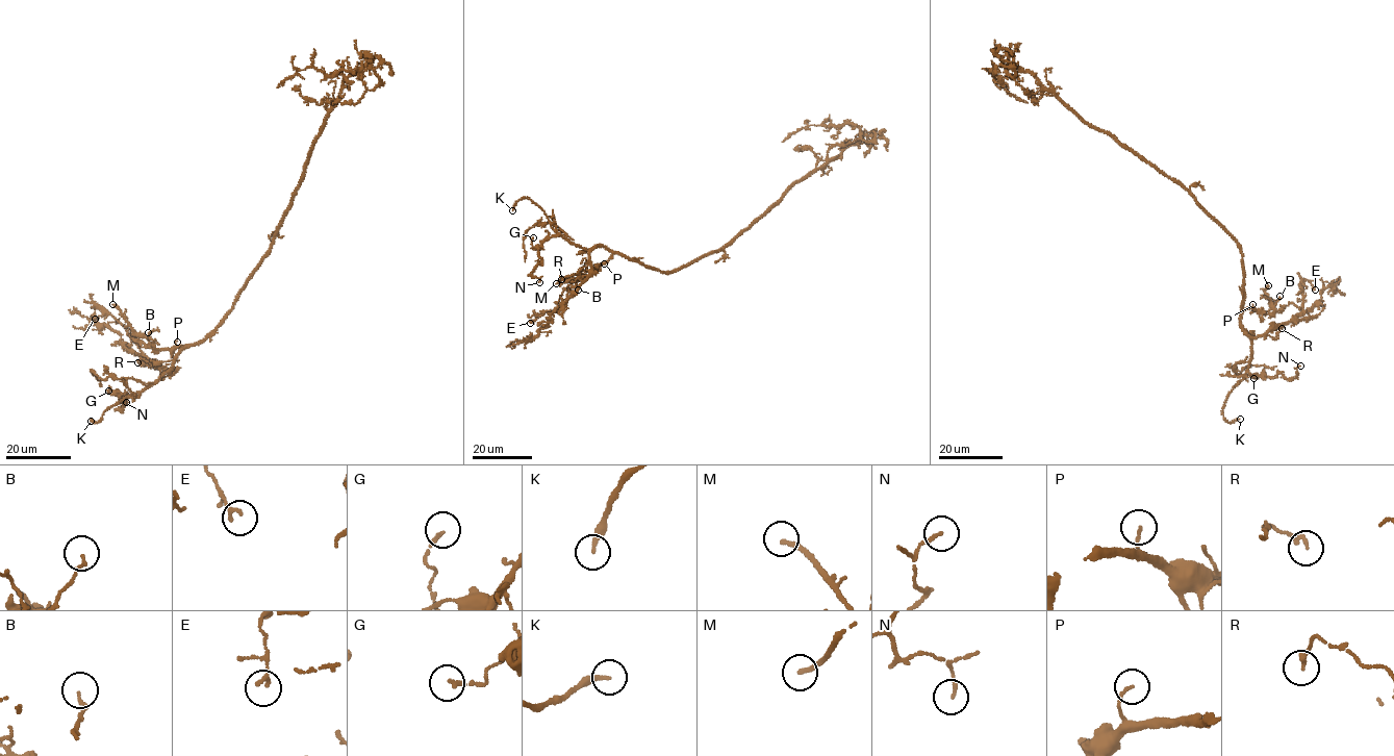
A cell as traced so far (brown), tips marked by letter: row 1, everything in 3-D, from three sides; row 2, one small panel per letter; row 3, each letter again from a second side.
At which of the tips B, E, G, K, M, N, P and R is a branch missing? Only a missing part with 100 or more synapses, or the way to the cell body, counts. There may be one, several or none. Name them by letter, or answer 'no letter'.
K

